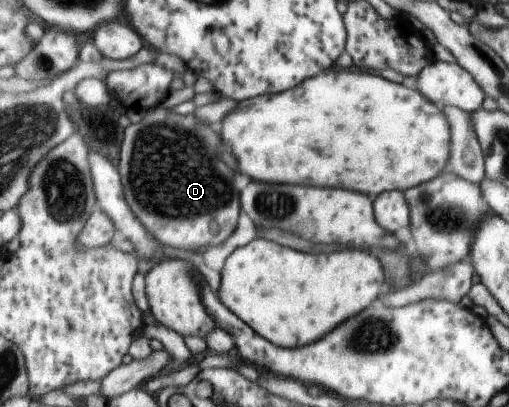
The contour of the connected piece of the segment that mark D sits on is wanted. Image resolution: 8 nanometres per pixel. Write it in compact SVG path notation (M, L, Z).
M157 106L149 110L138 123L131 123L126 128L122 146L118 169L129 206L162 245L203 253L210 246L229 240L241 227L241 192L235 188L235 172L219 156L223 140L209 123L202 122L194 113L179 115L171 109Z

